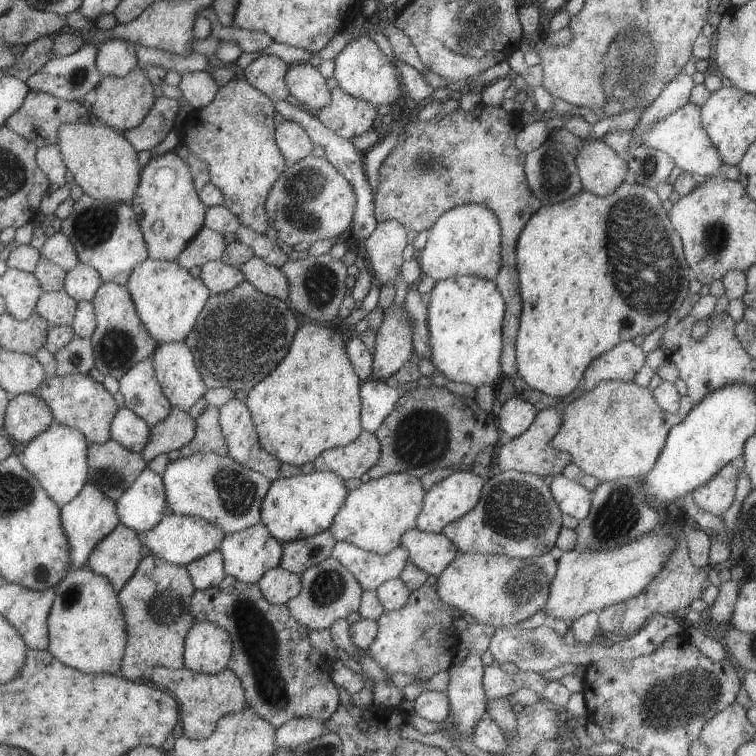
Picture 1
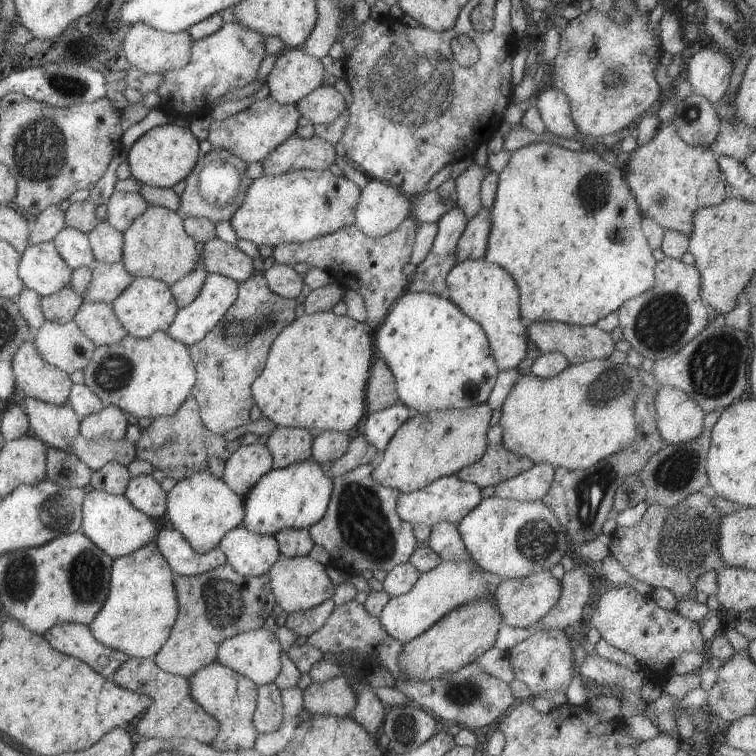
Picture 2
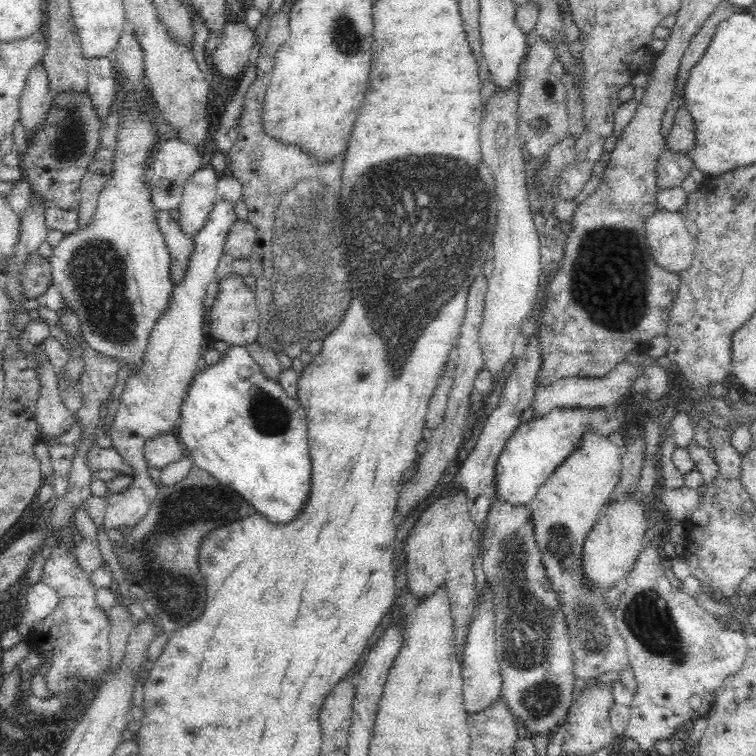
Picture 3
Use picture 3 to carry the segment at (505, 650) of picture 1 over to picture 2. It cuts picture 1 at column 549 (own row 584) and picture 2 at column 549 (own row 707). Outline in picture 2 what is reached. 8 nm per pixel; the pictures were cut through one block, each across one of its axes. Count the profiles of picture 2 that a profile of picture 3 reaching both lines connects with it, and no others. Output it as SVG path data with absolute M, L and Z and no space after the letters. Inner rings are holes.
M562 629L537 631L509 650L508 660L514 672L514 678L530 689L532 697L548 691L564 692L571 678L576 675L576 664L572 659L568 633Z

